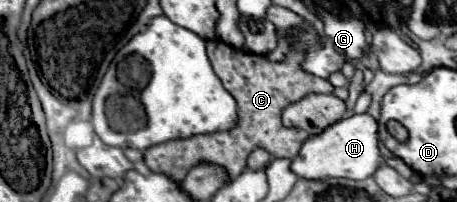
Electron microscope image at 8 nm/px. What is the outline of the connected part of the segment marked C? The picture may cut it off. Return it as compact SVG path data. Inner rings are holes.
M207 38L207 56L215 74L221 78L225 90L237 102L239 110L237 128L231 128L229 132L215 132L213 136L193 136L189 140L151 146L143 152L145 166L155 174L165 174L173 182L181 182L193 166L201 162L211 162L225 170L227 182L233 182L243 172L247 154L257 148L273 154L273 158L289 158L289 160L295 158L309 136L307 132L285 128L281 124L281 112L283 108L301 100L309 92L331 94L335 90L331 82L317 80L315 76L305 76L305 72L297 68L297 56L289 56L289 52L285 54L283 62L269 62L265 56L237 50L221 42L219 38Z

